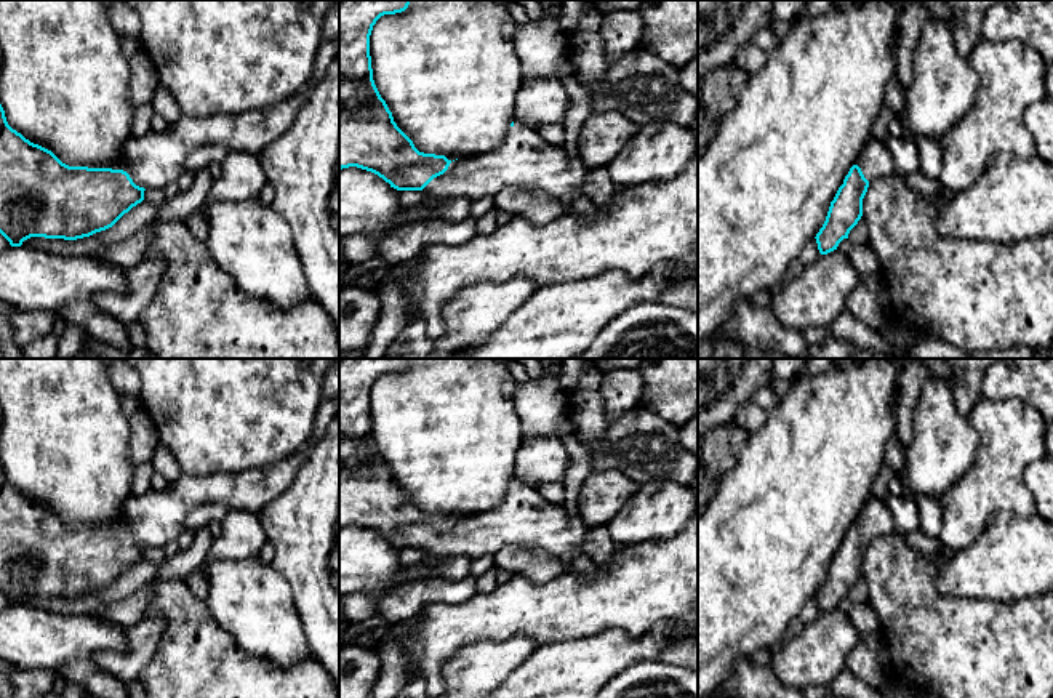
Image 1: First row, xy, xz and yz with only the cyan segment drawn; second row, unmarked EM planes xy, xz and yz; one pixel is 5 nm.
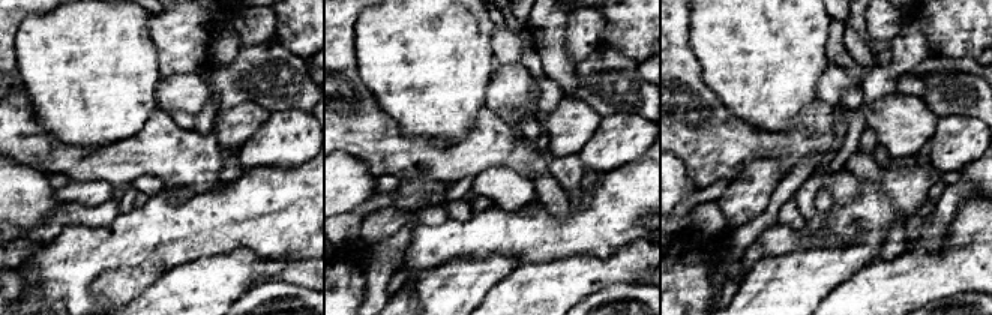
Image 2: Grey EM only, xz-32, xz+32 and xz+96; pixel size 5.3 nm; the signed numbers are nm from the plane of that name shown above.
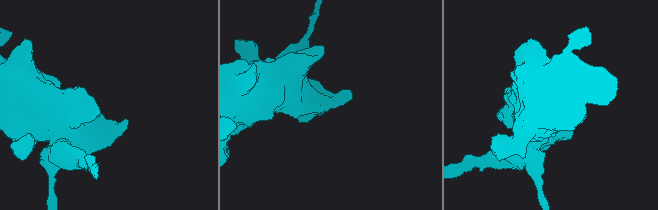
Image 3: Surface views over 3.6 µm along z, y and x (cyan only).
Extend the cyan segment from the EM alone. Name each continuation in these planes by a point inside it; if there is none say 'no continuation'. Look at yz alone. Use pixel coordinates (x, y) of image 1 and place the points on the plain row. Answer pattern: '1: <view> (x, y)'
1: yz (876, 519)

